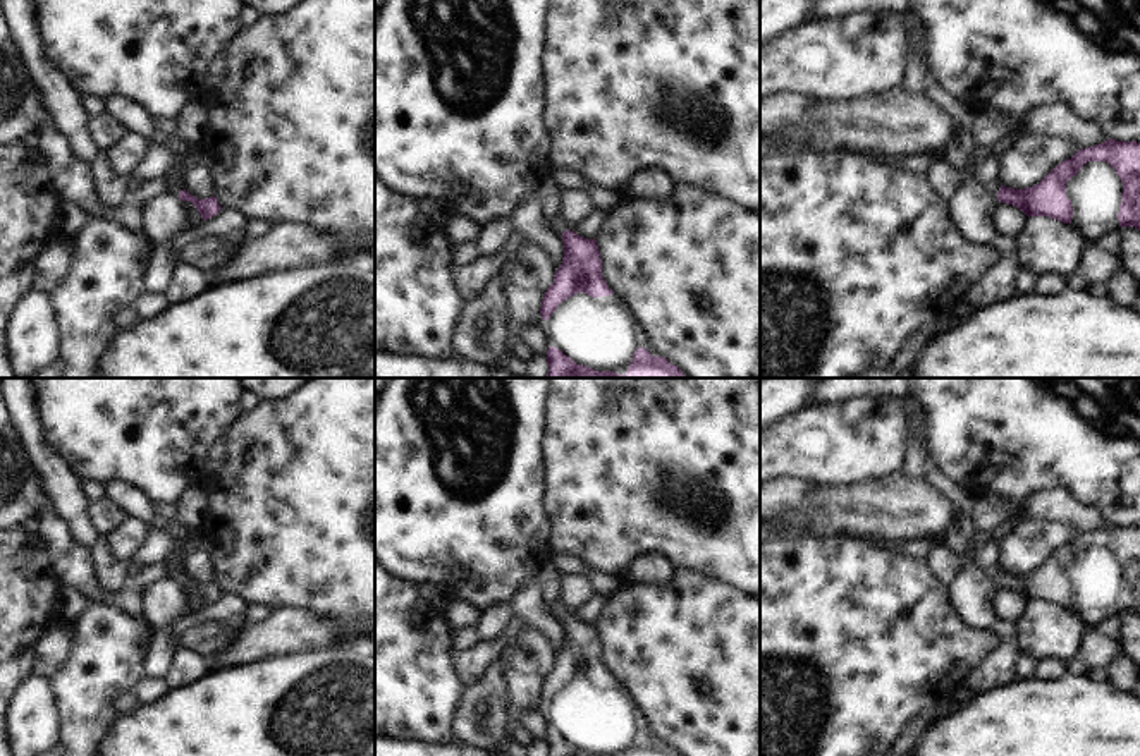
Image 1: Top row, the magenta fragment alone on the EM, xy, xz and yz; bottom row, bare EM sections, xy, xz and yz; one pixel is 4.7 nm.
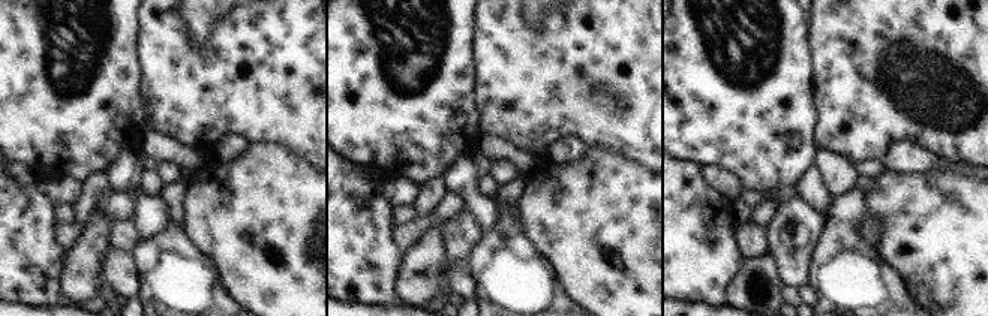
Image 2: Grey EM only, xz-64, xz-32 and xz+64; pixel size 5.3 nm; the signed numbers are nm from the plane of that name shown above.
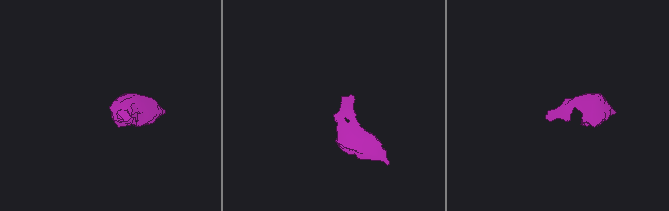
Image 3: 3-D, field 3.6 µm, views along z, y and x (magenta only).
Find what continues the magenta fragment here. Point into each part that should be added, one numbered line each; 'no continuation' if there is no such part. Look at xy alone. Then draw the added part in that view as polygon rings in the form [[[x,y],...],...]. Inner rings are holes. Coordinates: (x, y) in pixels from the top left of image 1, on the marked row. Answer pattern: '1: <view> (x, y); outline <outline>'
1: xy (174, 184); outline [[[177,160],[167,175],[163,175],[167,192],[179,198],[179,192],[184,191],[182,177],[187,172],[187,165],[184,160]]]

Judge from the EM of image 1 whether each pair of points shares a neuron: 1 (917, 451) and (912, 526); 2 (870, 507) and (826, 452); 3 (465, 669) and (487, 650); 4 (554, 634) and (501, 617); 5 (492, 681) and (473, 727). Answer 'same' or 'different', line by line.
1: different
2: different
3: same
4: different
5: same

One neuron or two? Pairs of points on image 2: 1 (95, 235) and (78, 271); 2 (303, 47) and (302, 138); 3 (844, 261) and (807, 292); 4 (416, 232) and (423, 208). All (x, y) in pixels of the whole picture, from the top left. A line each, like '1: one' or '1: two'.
1: one
2: one
3: two
4: two

